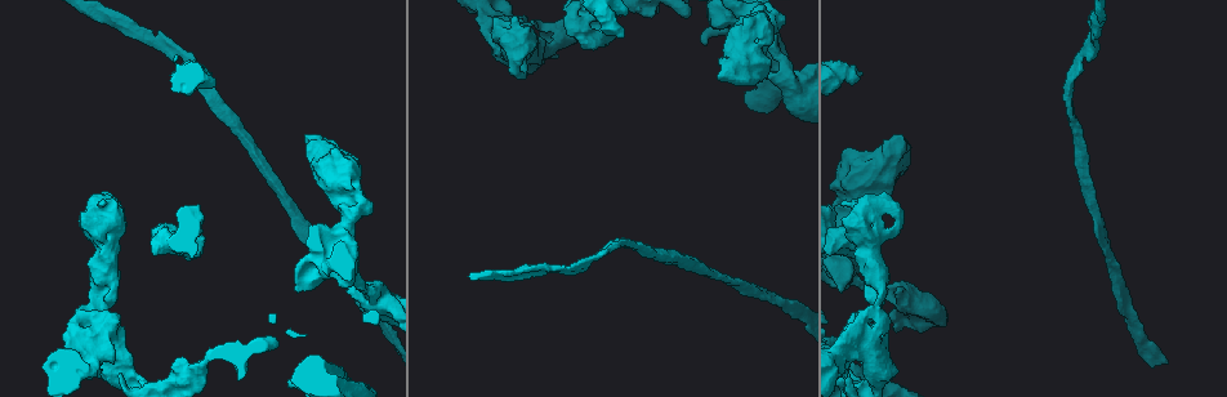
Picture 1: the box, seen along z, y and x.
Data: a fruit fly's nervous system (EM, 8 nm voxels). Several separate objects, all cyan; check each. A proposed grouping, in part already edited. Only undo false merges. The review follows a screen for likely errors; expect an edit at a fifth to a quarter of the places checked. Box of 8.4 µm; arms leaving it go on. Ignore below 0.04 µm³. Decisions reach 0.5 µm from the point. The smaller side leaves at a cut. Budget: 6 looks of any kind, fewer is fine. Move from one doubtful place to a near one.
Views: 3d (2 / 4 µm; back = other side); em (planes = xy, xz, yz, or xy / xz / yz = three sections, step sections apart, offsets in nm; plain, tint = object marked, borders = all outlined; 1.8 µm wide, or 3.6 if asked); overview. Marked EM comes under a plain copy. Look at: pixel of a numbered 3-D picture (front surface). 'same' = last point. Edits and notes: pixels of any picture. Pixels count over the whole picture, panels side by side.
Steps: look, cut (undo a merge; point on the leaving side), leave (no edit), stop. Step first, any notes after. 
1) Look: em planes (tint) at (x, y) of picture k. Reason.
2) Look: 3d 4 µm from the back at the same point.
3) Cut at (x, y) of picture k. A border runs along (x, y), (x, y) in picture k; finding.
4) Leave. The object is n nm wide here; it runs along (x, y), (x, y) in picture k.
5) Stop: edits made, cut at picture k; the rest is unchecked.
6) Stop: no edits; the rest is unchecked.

Look: em yz step 4 (tint) at (380, 291) of picture 1. Abrupt turn.

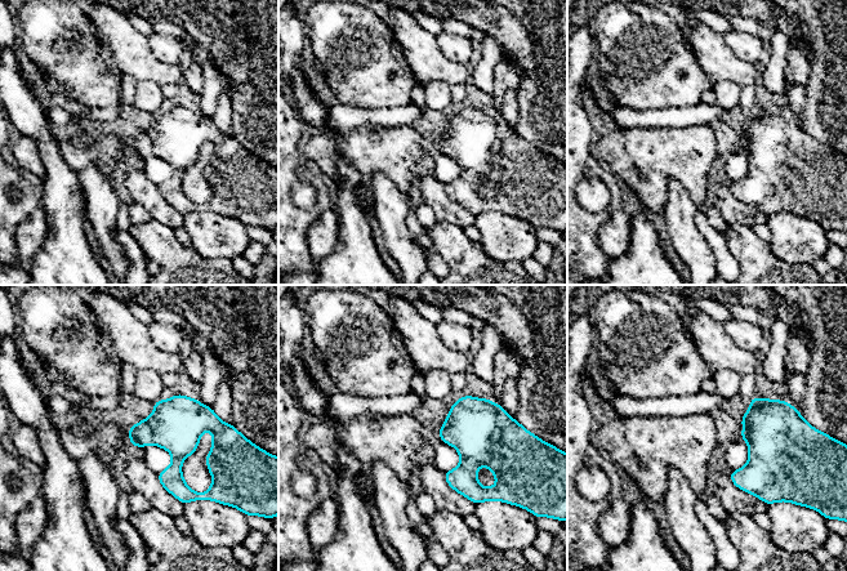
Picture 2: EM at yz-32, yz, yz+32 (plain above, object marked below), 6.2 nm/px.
Look: em planes (tint) at the same point.

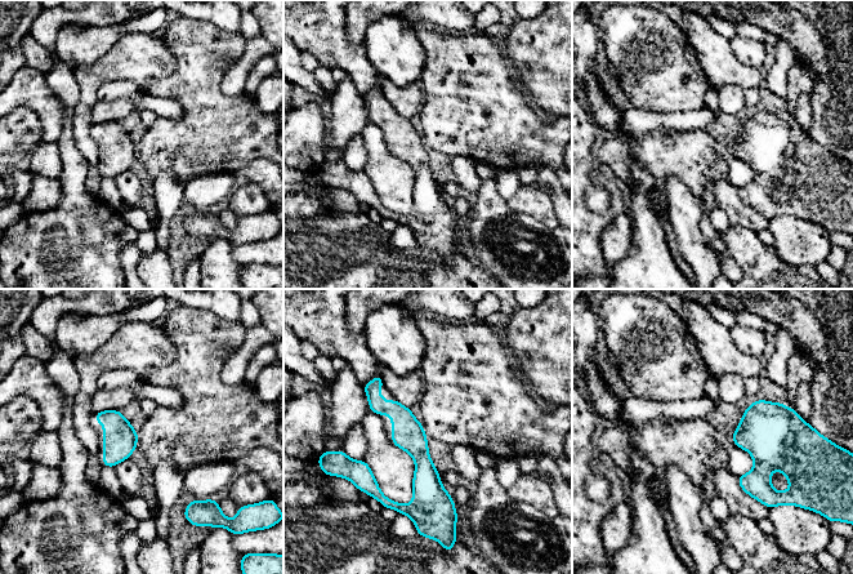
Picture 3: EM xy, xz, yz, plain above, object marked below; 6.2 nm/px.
Leave. The object is 110 nm wide here; it runs along (375, 381), (447, 508) in picture 3; one cell here.

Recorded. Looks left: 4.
Look: em xz step 8 (tint) at (101, 210) of picture 1. A narrow waist.

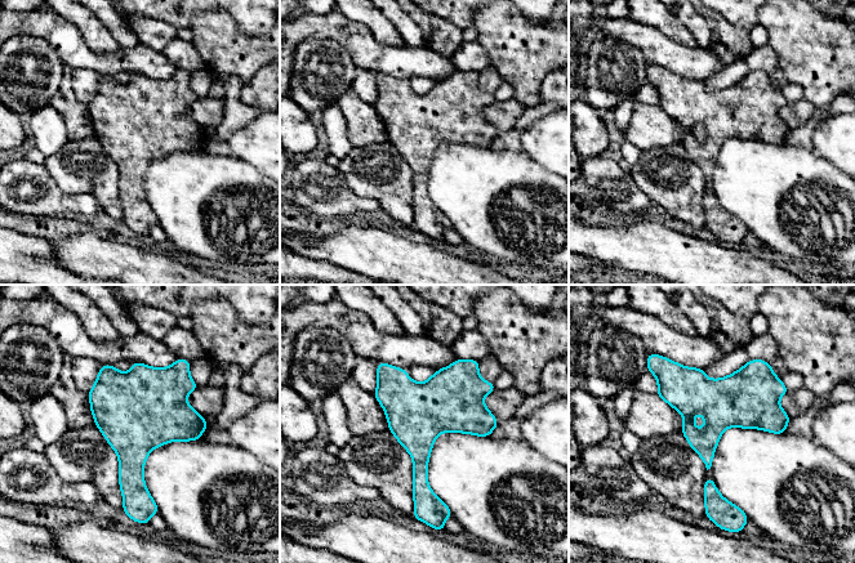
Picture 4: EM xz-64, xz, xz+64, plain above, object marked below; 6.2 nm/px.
Look: em yz step 4 (tint) at the same point. Cut it another way.

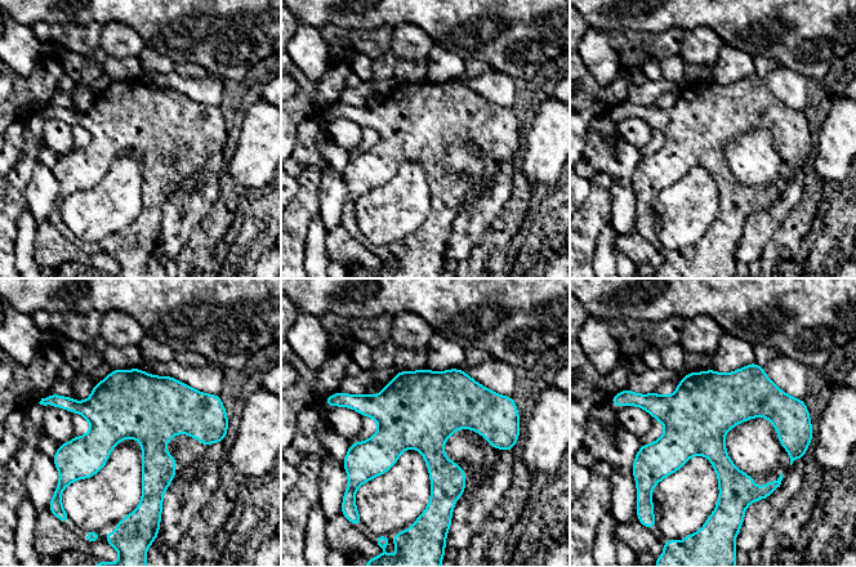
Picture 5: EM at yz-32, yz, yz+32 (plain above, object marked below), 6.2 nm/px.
Leave. The object is 420 nm wide here; continuous, no second cell.

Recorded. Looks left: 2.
Stop: no edits; the rest is unchecked.

